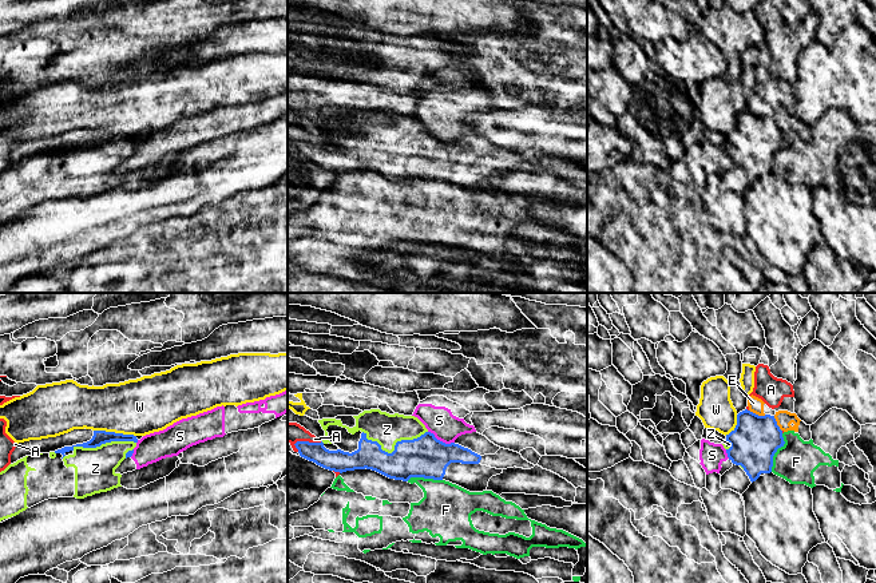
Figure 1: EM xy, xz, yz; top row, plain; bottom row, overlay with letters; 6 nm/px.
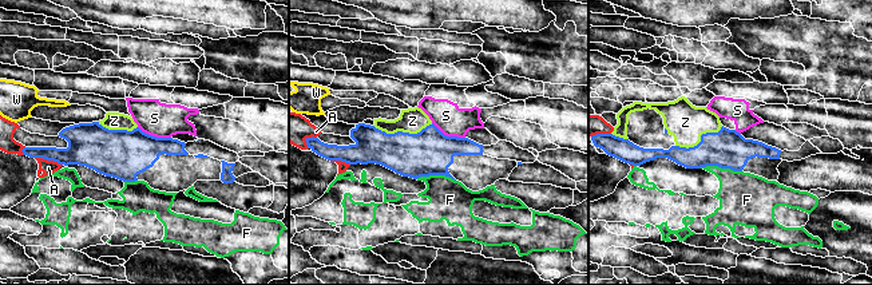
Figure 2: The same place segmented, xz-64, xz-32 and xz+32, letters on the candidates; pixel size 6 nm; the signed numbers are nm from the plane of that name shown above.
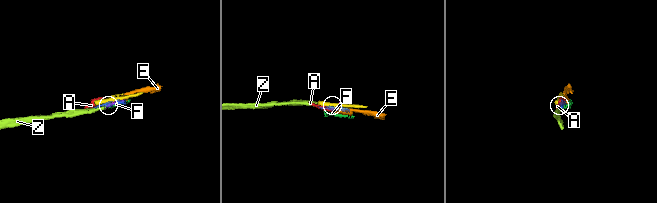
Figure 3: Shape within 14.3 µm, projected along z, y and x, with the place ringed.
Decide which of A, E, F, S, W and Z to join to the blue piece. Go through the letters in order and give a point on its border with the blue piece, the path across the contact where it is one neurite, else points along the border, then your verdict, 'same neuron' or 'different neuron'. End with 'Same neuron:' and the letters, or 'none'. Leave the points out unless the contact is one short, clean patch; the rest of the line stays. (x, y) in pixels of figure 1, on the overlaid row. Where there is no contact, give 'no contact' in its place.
A: meets blue in xz at (306, 441); different neuron
E: meets blue in yz at (757, 415); different neuron
F: meets blue in yz at (776, 451); different neuron
S: meets blue in xz at (442, 441); different neuron
W: meets blue in xy at (114, 432); different neuron
Z: meets blue in xz at (395, 448); same neuron
Same neuron: Z

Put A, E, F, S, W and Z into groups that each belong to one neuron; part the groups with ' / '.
A E / F / S / W / Z

